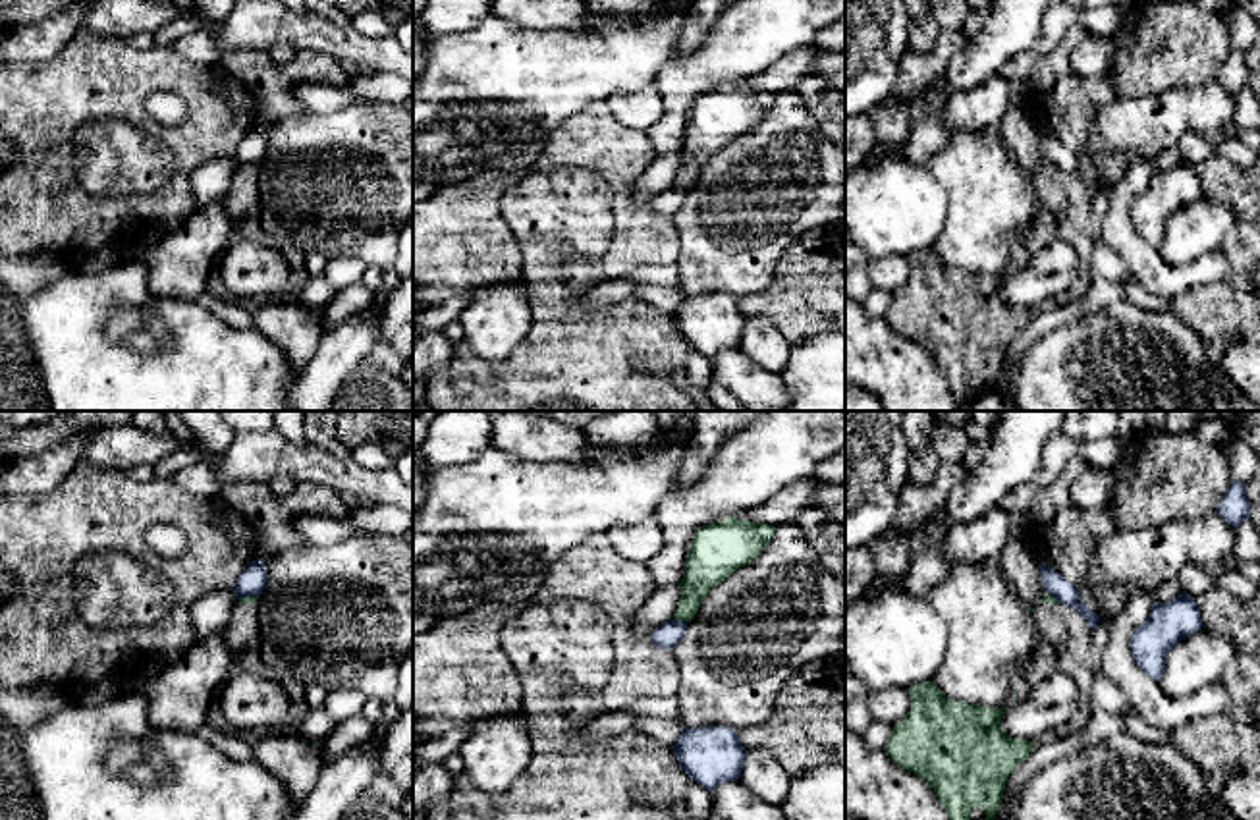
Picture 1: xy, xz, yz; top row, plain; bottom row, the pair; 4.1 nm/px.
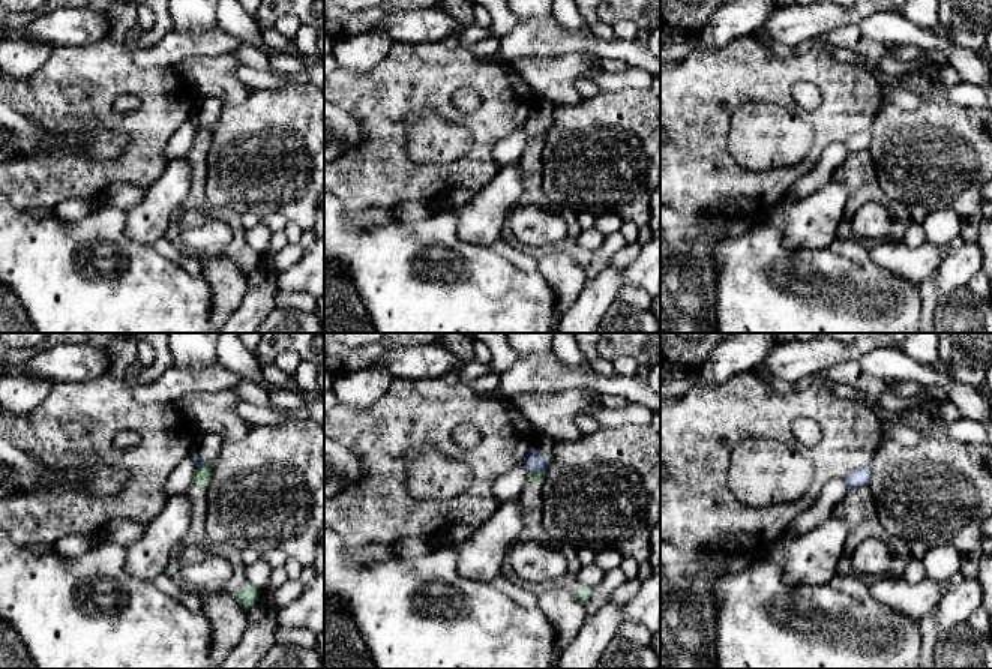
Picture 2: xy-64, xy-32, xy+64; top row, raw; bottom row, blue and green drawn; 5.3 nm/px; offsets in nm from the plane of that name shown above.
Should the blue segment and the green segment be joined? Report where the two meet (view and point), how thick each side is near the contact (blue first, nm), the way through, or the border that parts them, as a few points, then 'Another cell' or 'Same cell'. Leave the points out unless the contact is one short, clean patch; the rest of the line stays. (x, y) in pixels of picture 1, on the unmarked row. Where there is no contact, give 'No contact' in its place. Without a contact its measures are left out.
Touches blue at xz (682, 190). Thickness 100 nm (blue) against 170 nm. Boundary: xz (674, 186), (687, 190). Another cell

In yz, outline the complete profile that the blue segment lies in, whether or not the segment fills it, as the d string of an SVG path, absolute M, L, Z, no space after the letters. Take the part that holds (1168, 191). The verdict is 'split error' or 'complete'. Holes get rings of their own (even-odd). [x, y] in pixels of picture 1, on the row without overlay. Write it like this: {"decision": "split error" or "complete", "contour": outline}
{"decision": "complete", "contour": "M1181 160L1169 170L1154 170L1146 189L1133 199L1129 218L1137 233L1158 249L1165 239L1167 220L1202 195L1194 166Z"}

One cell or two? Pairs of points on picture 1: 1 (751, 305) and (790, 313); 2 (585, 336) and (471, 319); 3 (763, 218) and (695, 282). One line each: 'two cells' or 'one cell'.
1: one cell
2: two cells
3: one cell

